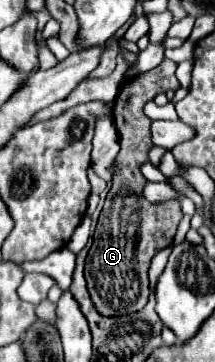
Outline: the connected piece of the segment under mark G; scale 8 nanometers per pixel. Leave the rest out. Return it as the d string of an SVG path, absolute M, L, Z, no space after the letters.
M163 60L157 68L137 74L135 78L123 82L115 102L111 120L119 134L121 150L115 160L115 172L111 180L111 188L107 192L103 210L99 214L97 228L93 232L93 244L85 262L85 280L95 308L103 316L131 316L147 304L149 296L149 264L155 252L165 248L183 218L179 200L167 200L161 204L151 204L143 188L147 184L141 174L141 166L149 162L151 142L151 120L145 116L143 106L153 100L157 94L165 94L167 90L179 90L179 80L175 76L177 62Z

